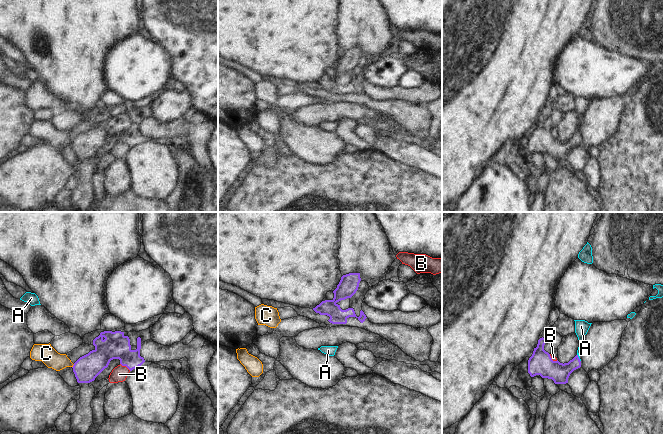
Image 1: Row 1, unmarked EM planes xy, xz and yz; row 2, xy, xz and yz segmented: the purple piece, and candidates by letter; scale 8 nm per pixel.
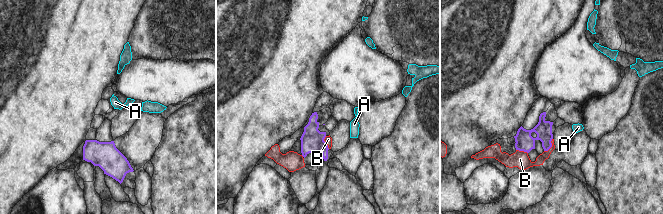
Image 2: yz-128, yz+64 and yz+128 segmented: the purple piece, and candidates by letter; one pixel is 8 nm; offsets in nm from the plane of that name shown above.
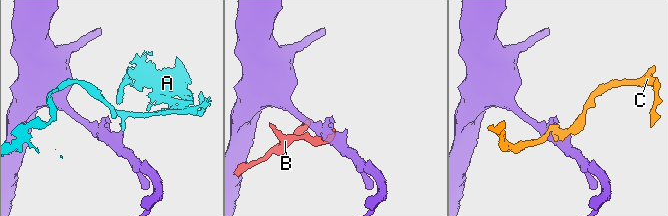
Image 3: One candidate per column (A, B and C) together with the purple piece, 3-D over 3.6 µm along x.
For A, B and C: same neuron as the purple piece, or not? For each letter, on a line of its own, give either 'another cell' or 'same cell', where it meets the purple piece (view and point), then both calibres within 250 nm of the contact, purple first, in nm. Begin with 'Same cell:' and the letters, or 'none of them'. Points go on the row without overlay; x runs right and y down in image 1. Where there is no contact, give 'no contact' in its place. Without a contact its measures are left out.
Same cell: A
A: same cell; meets purple in yz at (578, 134); 160 nm thick on the purple side, 110 nm on the other
B: another cell; meets purple in xy at (125, 141); 200 nm thick on the purple side, 130 nm on the other
C: another cell; meets purple in xy at (73, 142); 200 nm thick on the purple side, 150 nm on the other

